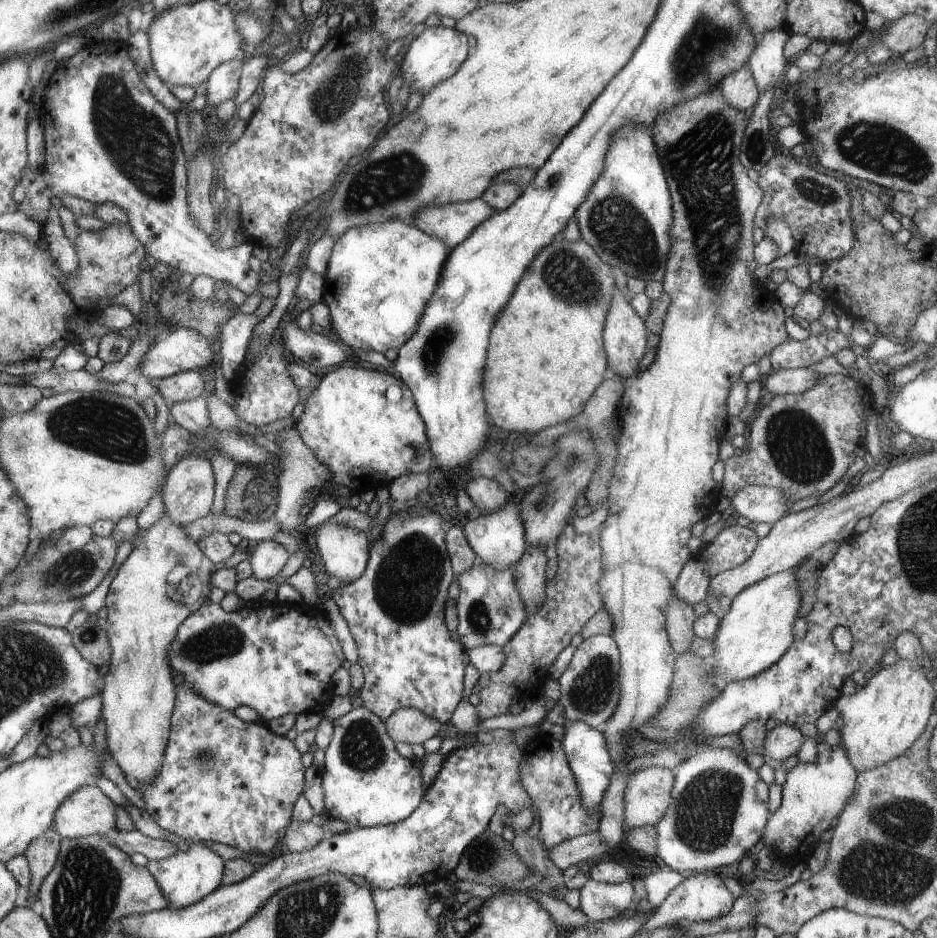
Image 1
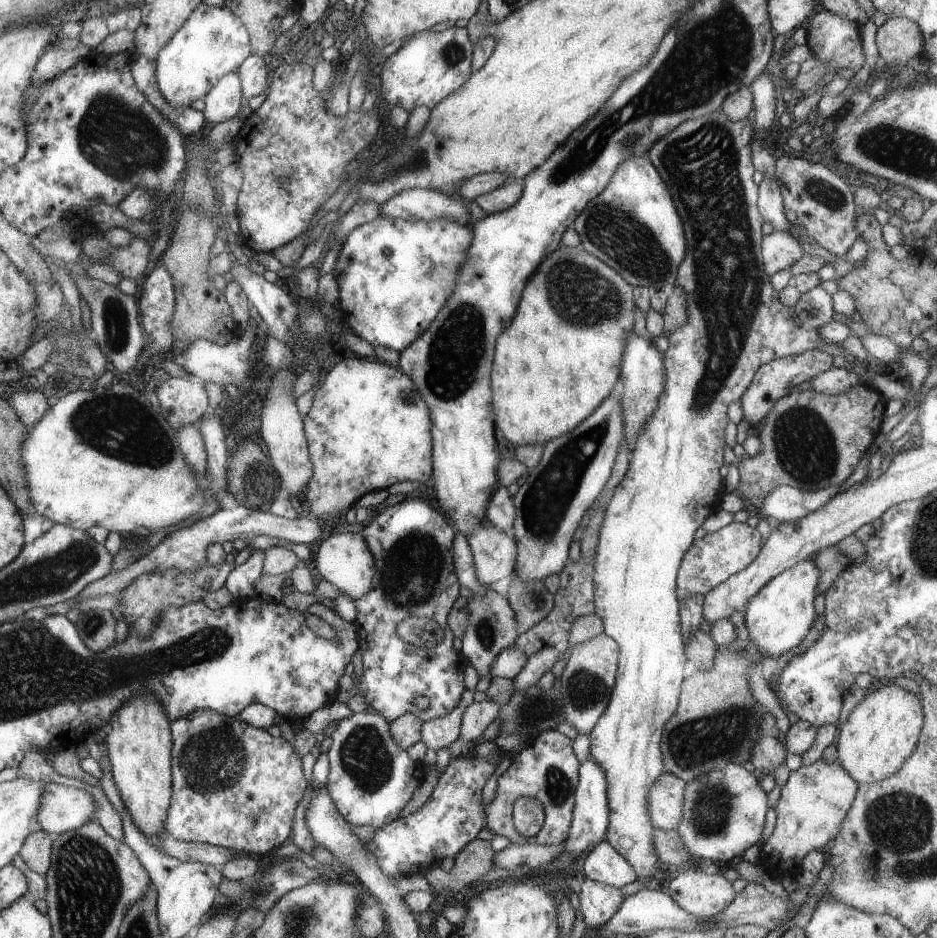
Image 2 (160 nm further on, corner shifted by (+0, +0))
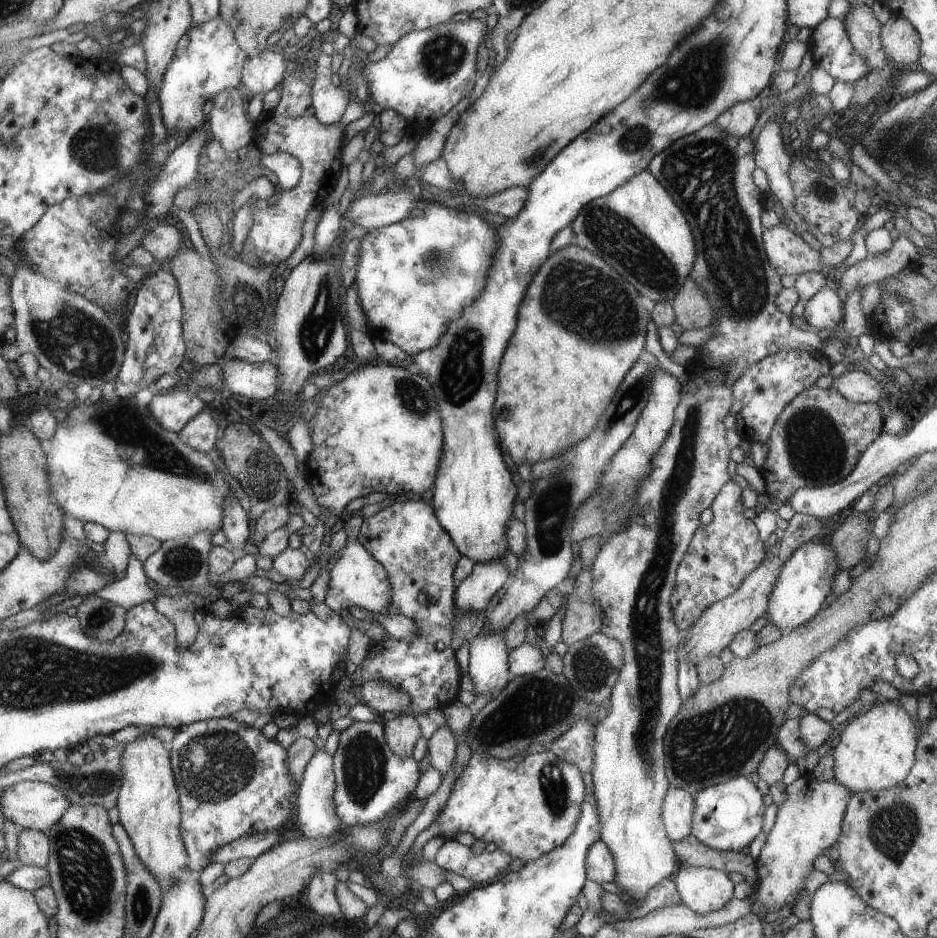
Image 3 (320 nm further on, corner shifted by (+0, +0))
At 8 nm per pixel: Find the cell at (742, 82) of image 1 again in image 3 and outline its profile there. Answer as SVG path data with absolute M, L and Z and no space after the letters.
M741 102L723 112L714 123L721 131L743 139L750 136L759 118L760 109L760 103Z

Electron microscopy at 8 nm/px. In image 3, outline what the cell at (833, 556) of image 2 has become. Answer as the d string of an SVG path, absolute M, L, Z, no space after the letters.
M872 509L850 514L832 534L831 545L838 557L839 570L852 570L867 556Z

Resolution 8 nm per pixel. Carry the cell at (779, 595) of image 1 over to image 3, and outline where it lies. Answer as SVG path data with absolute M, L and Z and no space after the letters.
M820 541L801 544L781 566L776 586L769 596L766 618L783 632L794 630L816 616L832 590L834 578L840 572L838 557L833 546Z

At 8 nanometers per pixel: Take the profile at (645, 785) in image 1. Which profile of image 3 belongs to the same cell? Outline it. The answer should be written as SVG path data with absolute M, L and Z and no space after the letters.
M669 786L664 797L661 817L671 841L678 842L692 835L694 809L694 797L687 790Z

